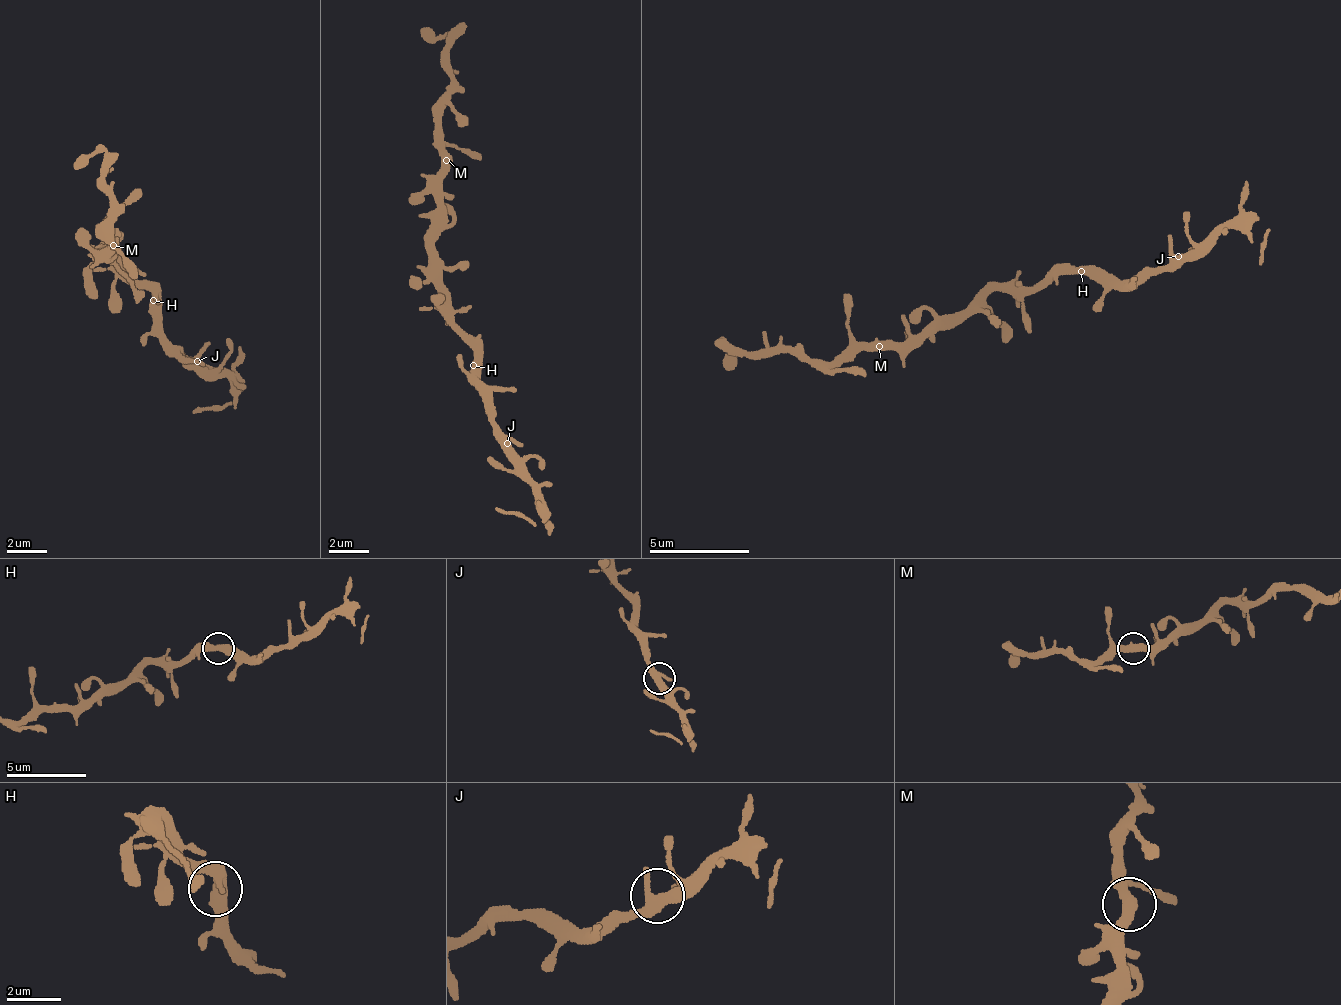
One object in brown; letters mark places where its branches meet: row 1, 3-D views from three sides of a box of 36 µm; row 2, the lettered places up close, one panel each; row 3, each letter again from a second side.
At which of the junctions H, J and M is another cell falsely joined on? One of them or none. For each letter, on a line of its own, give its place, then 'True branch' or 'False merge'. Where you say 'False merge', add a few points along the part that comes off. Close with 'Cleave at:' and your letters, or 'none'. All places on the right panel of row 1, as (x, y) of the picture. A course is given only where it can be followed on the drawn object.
H: Place: (1081, 271). True branch
J: Place: (1178, 256). True branch
M: Place: (879, 346). True branch
Cleave at: none

